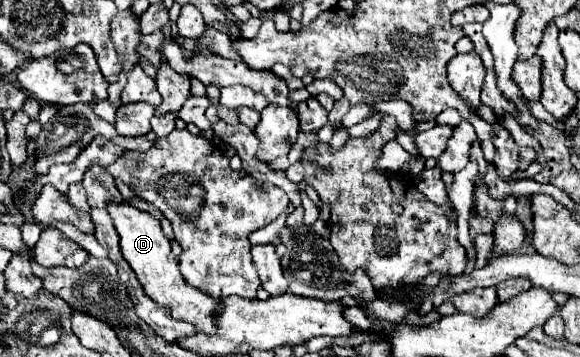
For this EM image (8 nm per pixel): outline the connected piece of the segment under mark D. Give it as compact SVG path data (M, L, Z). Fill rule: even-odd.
M127 203L109 205L109 215L115 223L115 229L121 237L121 253L123 259L129 263L129 267L135 271L137 281L141 283L143 291L159 305L169 307L171 315L179 321L185 321L189 325L193 325L197 331L203 331L207 335L215 333L215 317L217 313L221 313L221 305L217 299L203 295L199 289L187 285L183 281L183 275L179 273L179 263L175 259L175 255L171 253L171 243L165 237L159 221L145 211L139 211Z

